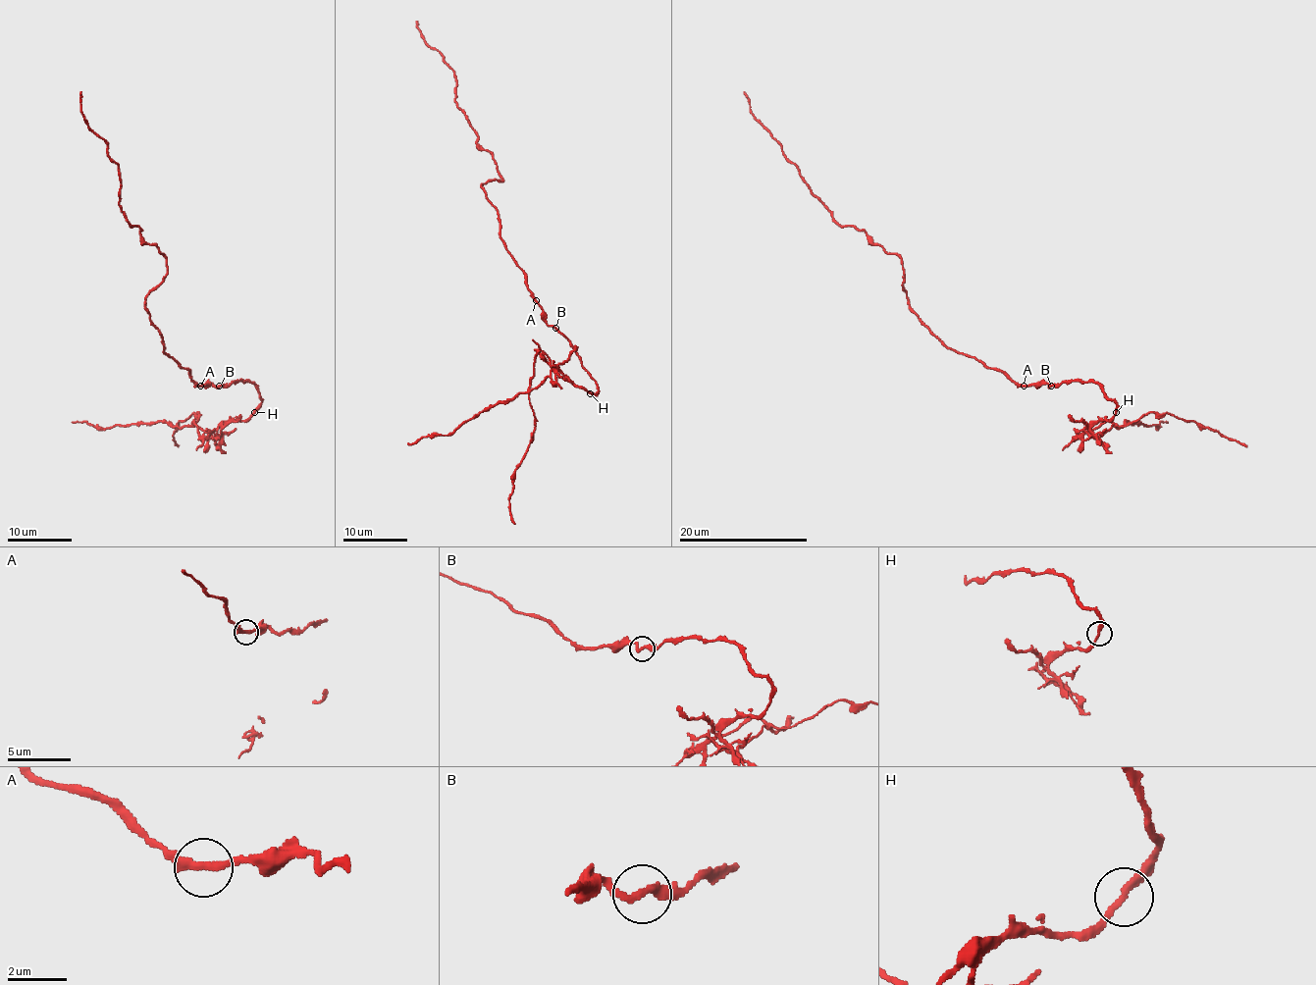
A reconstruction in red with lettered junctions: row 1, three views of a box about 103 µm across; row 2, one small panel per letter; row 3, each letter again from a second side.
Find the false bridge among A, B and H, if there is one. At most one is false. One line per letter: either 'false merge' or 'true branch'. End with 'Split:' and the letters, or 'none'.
A: true branch
B: true branch
H: false merge
Split: H

